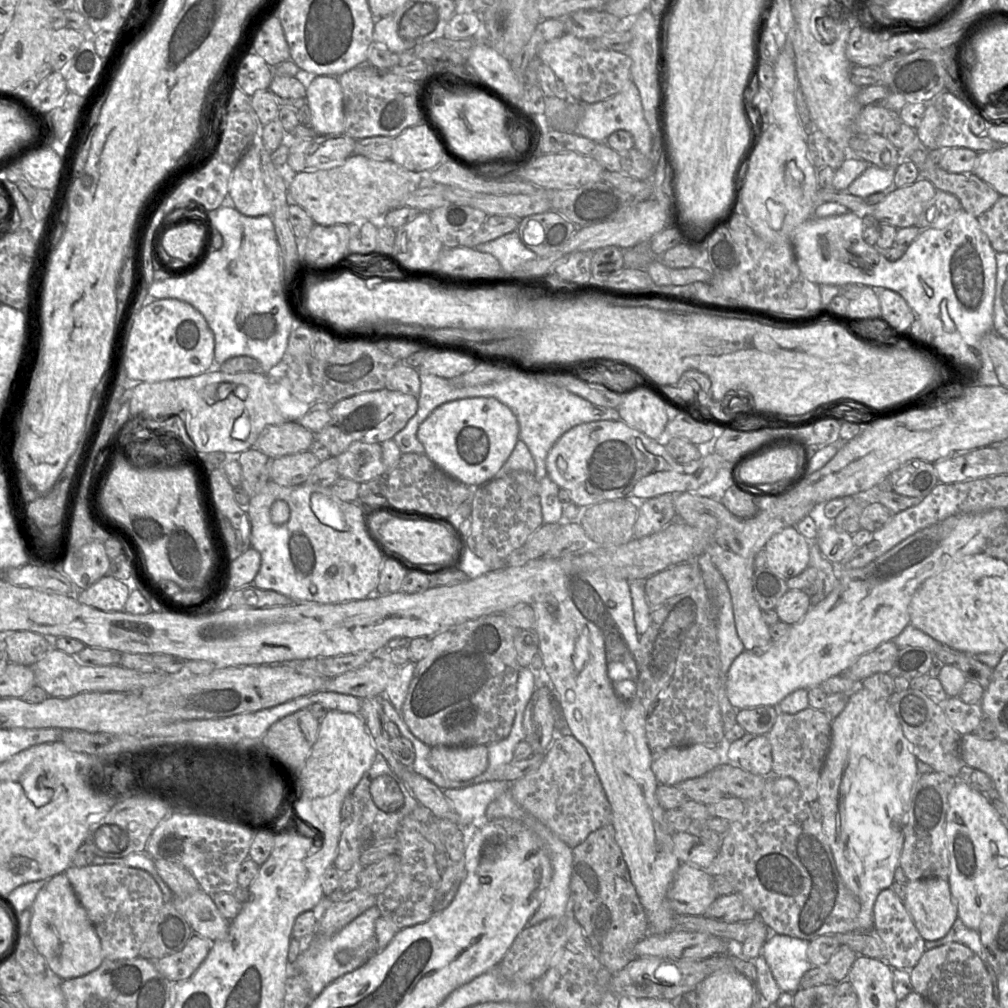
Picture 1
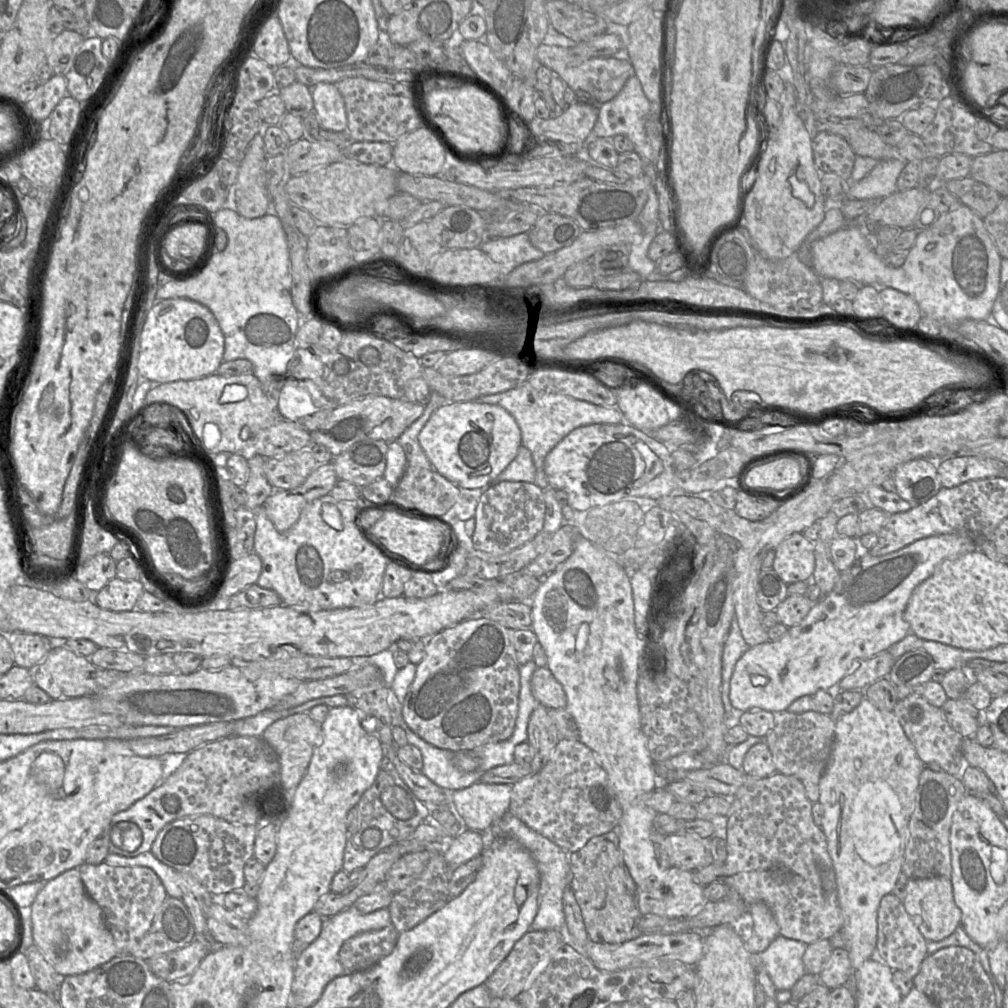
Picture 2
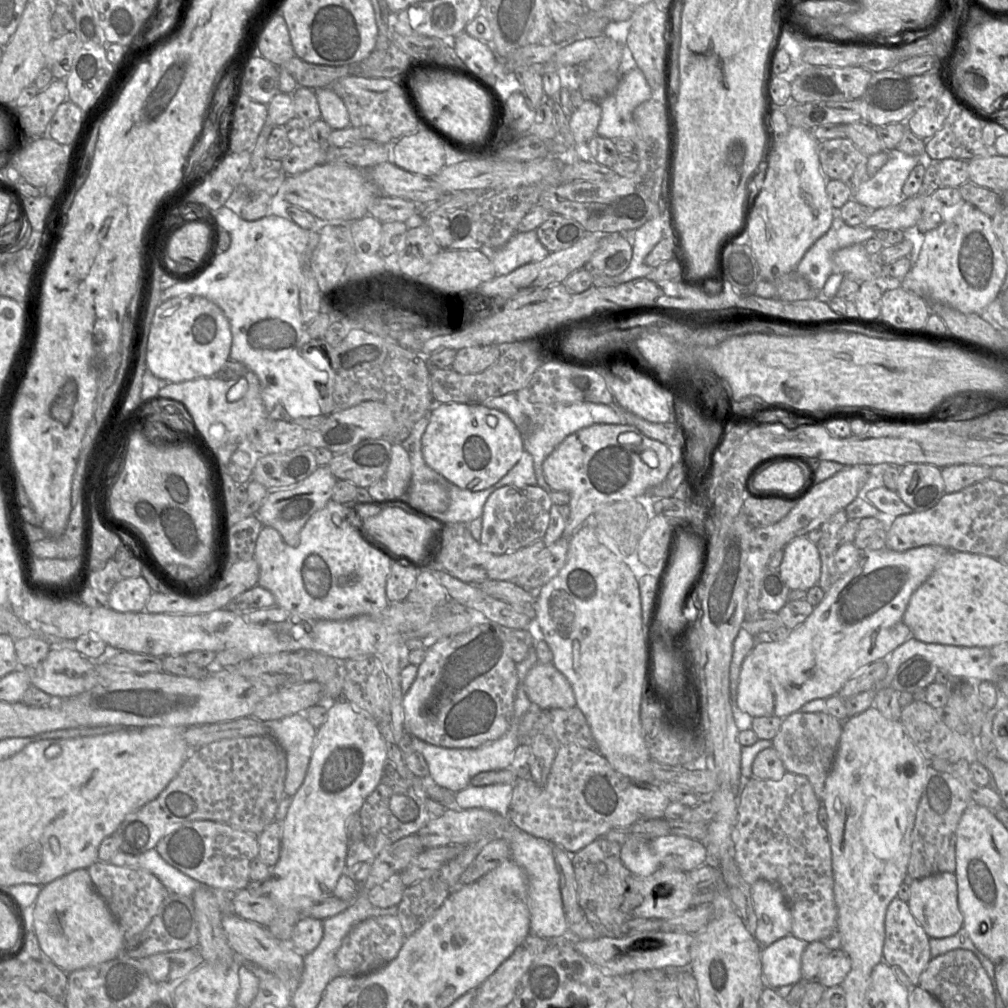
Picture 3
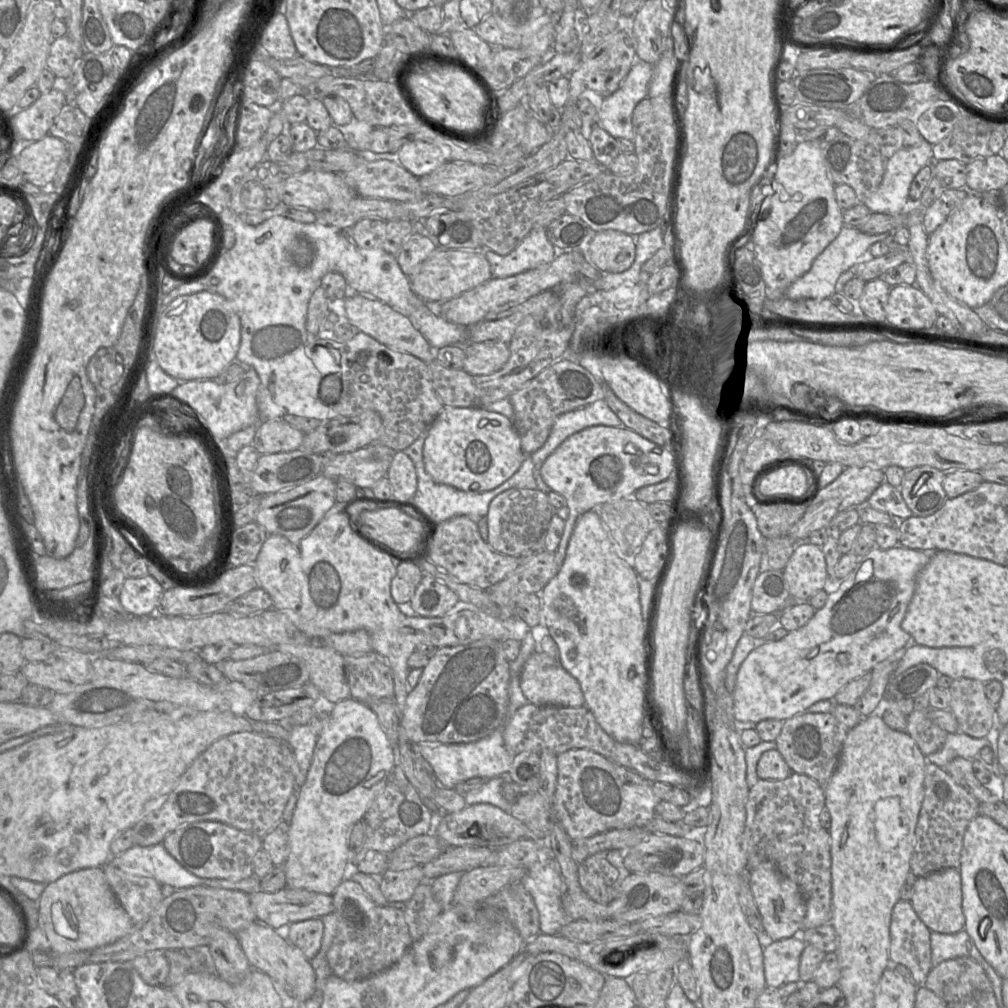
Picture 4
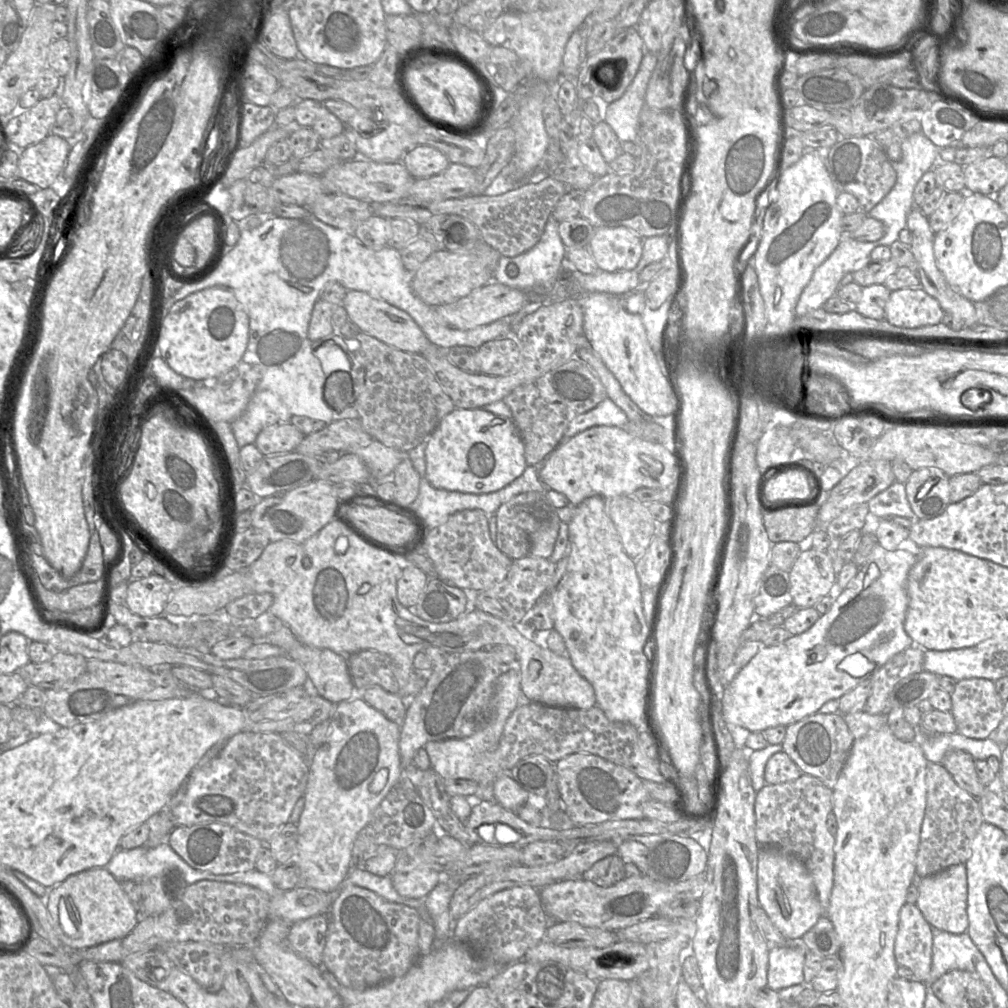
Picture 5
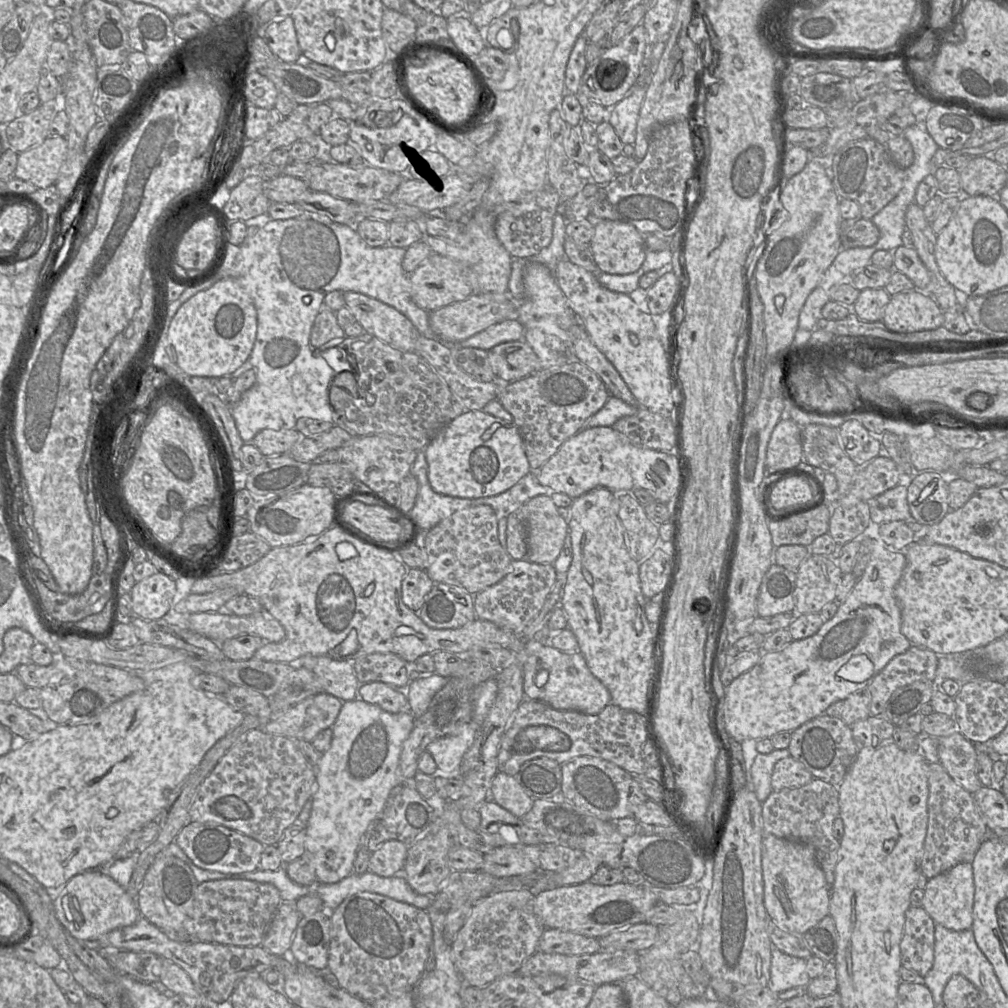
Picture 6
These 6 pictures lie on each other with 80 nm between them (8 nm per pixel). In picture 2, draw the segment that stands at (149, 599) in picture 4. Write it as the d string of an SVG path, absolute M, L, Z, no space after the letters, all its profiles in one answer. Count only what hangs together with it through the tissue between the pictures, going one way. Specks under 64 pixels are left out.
M115 577L94 594L94 603L114 612L131 611L136 608L143 592L143 585L138 579L122 580Z

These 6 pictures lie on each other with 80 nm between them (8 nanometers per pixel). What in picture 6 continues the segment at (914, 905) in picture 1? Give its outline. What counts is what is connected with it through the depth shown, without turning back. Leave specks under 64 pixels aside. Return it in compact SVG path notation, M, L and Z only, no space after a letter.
M962 862L946 872L928 879L924 889L922 908L930 915L935 924L953 931L969 930L973 925L975 884L971 863Z

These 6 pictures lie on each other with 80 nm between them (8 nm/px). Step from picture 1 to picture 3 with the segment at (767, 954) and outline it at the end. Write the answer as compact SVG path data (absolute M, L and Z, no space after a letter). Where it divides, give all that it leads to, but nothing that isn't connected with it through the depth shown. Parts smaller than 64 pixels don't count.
M789 934L761 951L763 978L766 985L777 989L794 985L802 979L802 955L807 942Z

